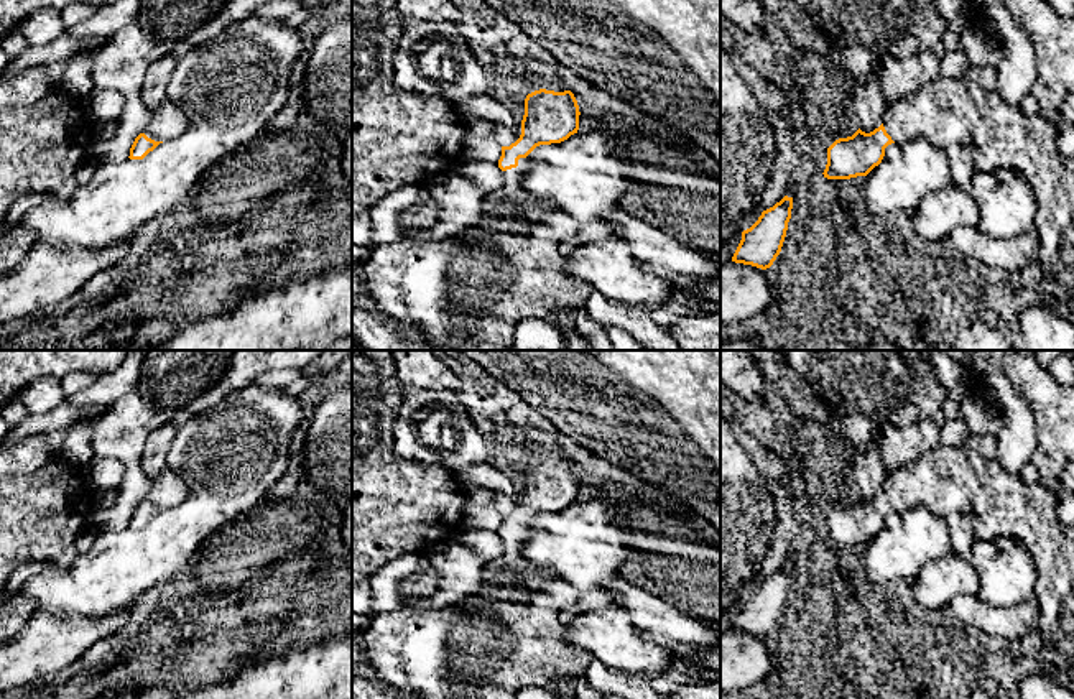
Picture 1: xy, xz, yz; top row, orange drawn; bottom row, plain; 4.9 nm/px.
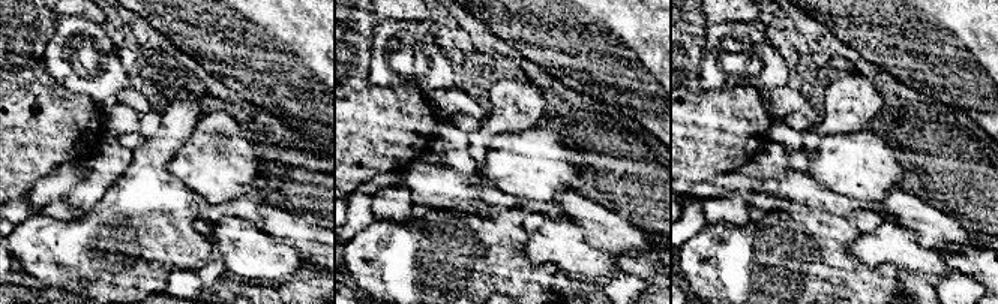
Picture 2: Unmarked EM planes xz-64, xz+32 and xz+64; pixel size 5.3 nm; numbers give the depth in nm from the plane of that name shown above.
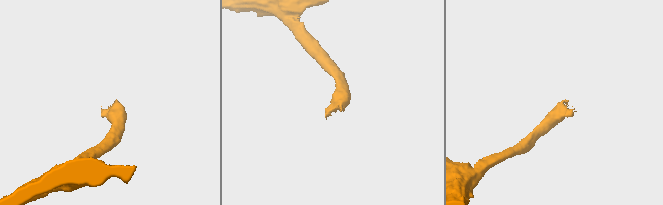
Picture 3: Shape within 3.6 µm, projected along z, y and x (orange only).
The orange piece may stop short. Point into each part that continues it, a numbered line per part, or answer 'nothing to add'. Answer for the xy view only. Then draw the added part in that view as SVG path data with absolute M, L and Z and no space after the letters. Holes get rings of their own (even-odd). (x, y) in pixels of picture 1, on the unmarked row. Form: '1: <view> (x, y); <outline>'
1: xy (168, 489); M166 467L151 479L151 490L143 502L155 510L166 510L183 503L187 495L187 480L171 467Z

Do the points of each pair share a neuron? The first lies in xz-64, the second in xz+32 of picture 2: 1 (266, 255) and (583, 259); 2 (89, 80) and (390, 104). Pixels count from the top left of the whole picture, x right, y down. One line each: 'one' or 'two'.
1: one
2: two

